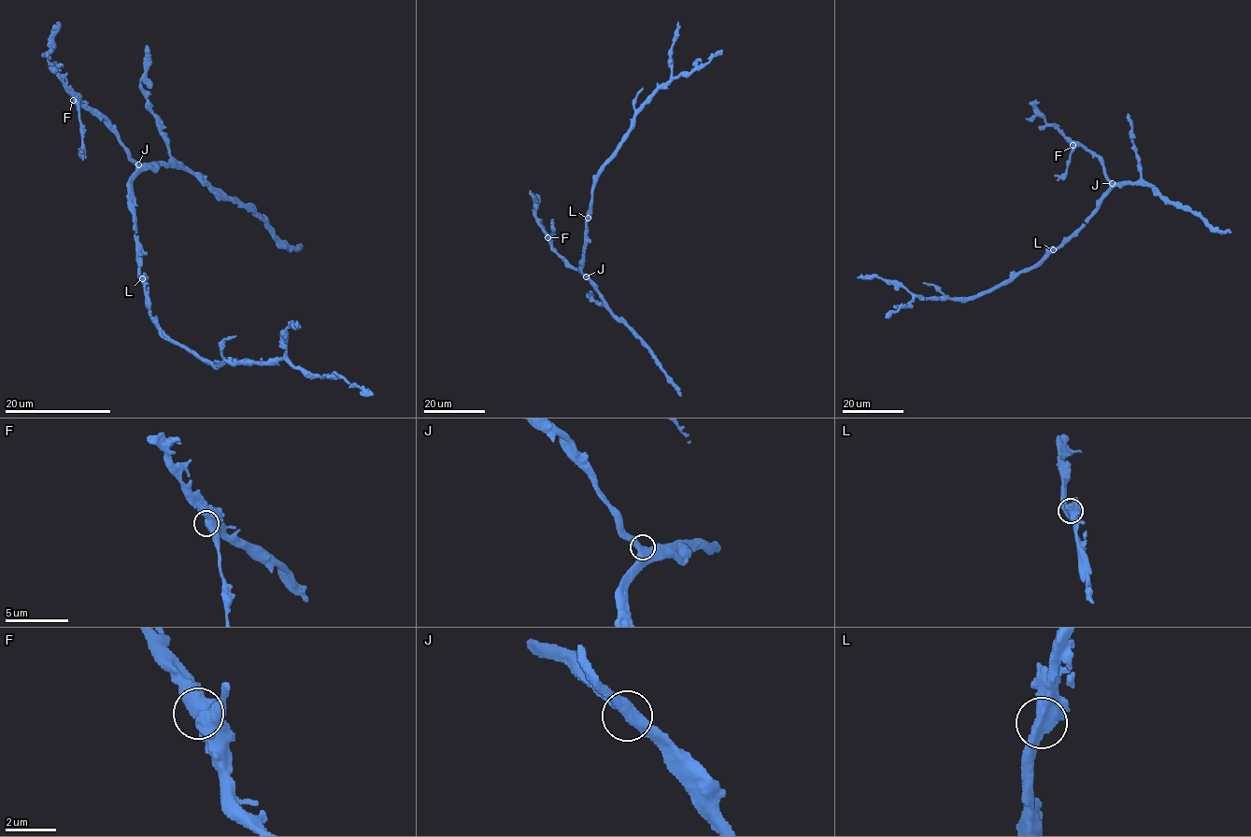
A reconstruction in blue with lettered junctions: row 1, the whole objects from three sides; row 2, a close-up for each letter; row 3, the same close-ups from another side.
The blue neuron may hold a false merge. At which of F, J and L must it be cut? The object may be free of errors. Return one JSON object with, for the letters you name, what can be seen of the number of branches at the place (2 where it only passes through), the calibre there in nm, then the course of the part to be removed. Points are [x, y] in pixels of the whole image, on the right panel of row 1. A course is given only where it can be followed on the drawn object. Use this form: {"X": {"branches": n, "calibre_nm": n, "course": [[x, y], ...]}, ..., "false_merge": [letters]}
{"false_merge": []}

